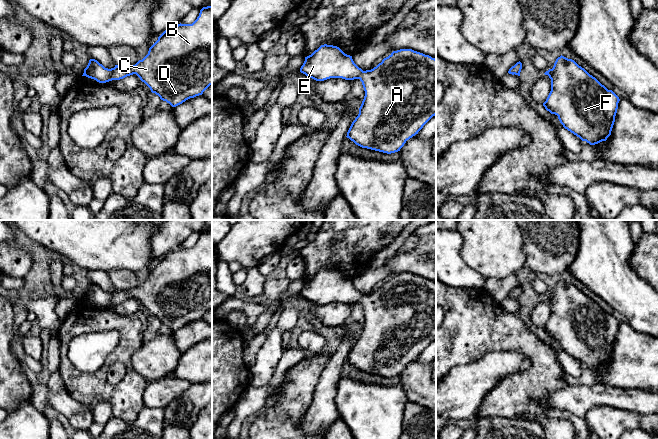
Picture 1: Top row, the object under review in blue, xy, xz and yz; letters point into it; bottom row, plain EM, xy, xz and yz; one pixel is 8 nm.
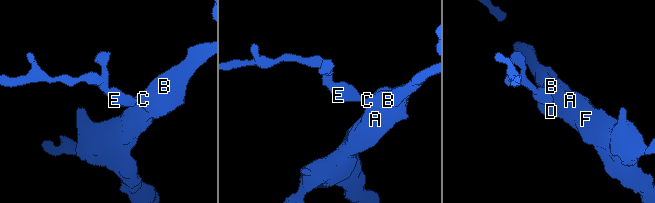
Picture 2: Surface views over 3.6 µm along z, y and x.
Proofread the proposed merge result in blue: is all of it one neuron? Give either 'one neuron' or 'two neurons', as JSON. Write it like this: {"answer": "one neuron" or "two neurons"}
{"answer": "one neuron"}

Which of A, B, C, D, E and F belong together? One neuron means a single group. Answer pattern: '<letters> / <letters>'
A B C D E F

